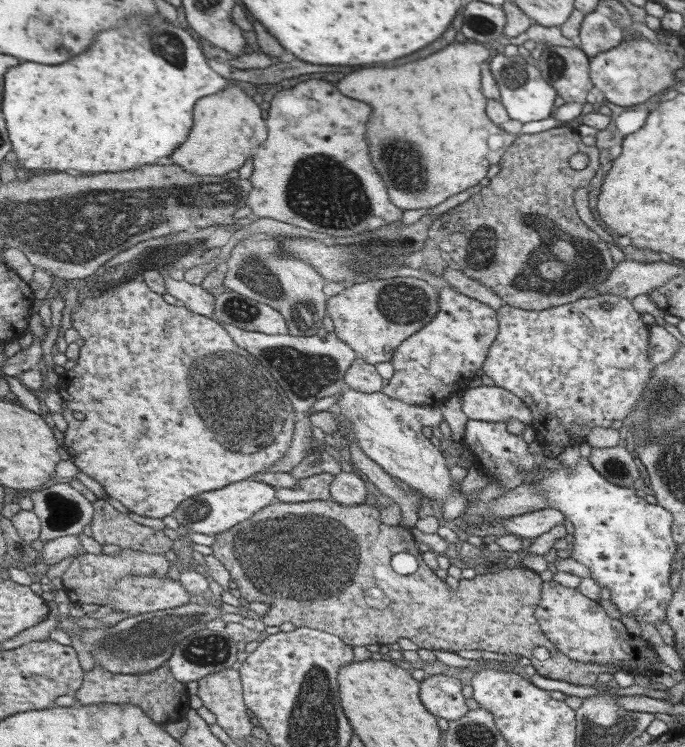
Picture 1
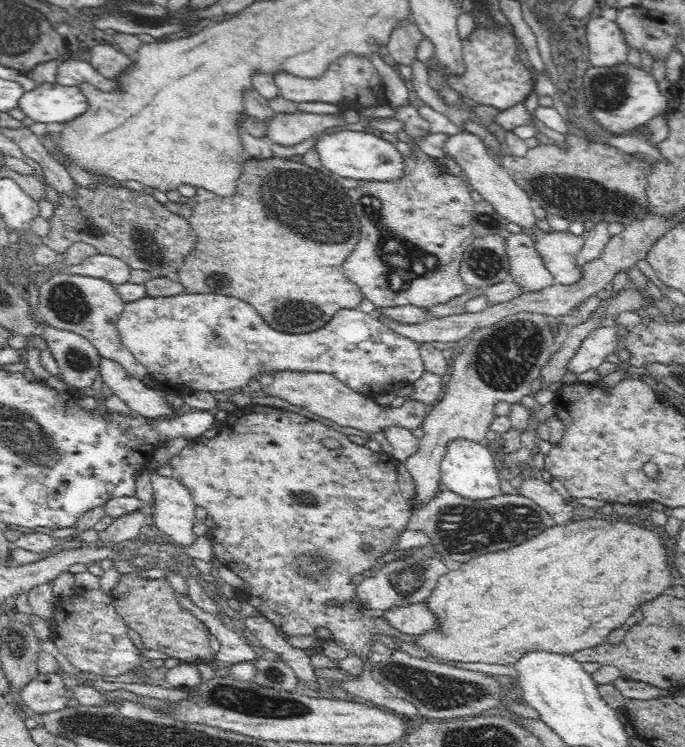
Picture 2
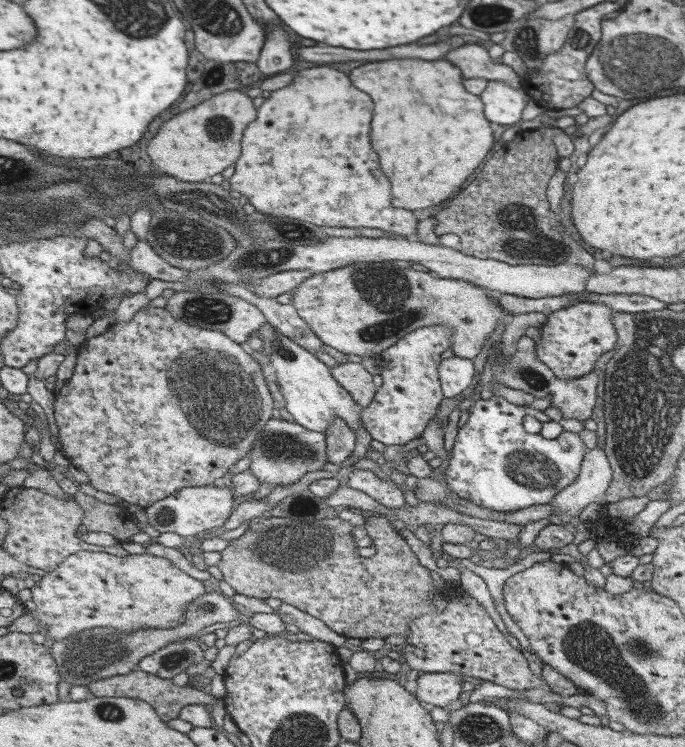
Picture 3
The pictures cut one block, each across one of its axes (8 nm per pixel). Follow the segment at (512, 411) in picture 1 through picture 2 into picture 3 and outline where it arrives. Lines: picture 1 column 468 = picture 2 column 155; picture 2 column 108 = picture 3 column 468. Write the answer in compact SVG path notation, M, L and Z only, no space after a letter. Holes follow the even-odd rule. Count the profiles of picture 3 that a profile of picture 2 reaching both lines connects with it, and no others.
M457 356L441 359L439 379L445 398L463 396L463 390L471 387L476 380L471 361Z

